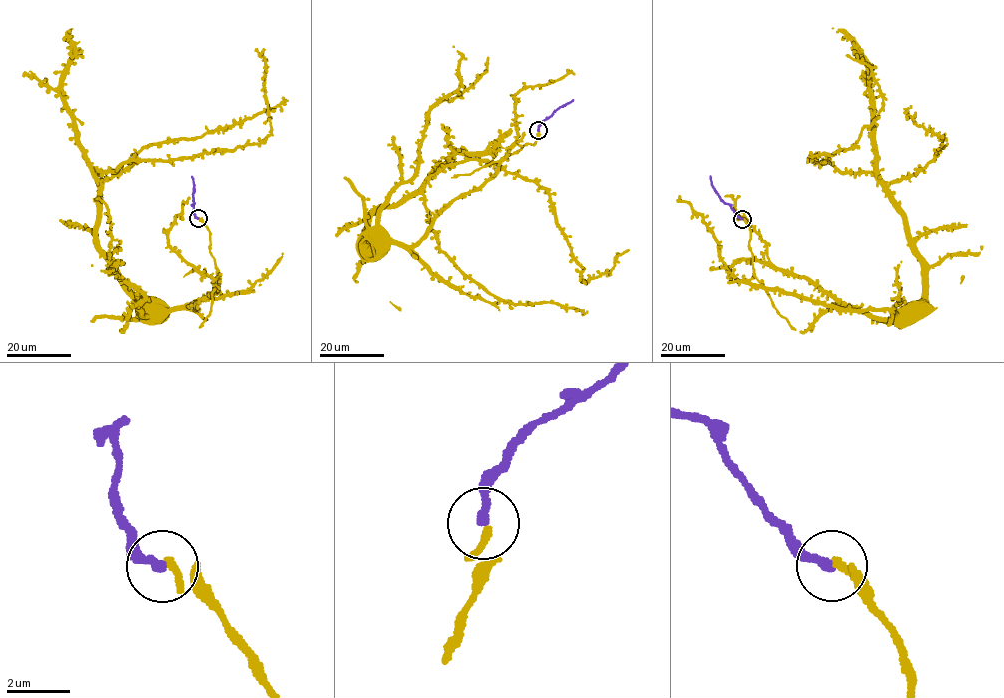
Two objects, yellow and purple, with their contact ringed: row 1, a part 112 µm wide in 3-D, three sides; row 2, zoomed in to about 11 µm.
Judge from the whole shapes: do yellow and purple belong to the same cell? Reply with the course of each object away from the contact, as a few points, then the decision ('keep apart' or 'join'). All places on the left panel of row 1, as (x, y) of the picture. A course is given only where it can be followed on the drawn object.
course yellow (198, 218), (209, 231), (215, 285), (218, 286), (196, 305), (151, 306); course purple (198, 218), (193, 211), (192, 176); join

